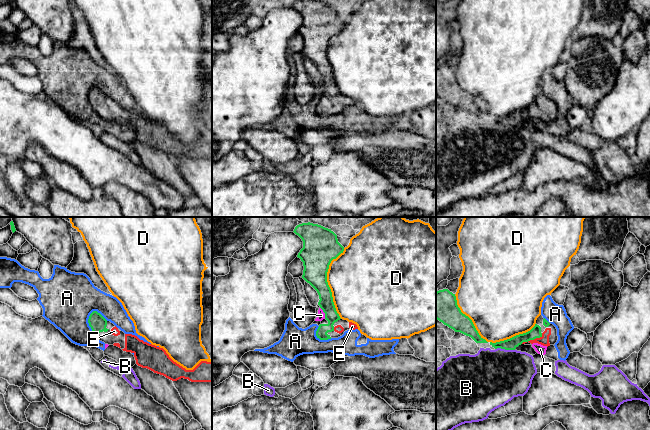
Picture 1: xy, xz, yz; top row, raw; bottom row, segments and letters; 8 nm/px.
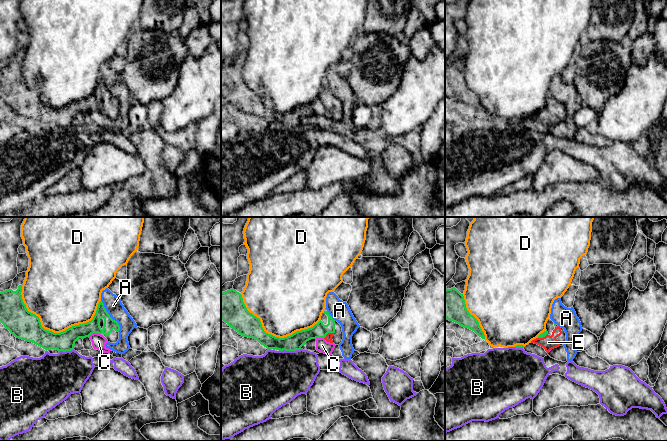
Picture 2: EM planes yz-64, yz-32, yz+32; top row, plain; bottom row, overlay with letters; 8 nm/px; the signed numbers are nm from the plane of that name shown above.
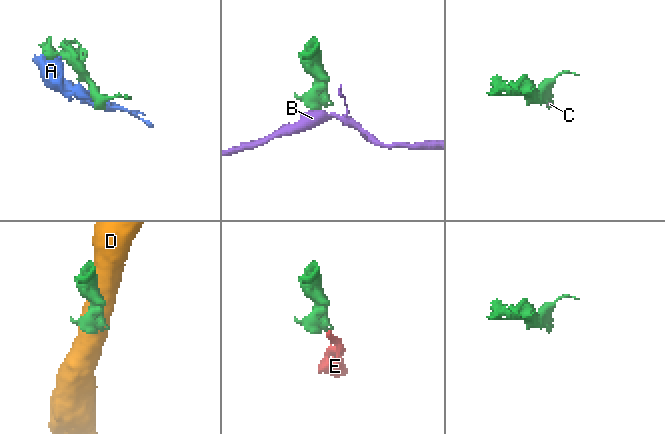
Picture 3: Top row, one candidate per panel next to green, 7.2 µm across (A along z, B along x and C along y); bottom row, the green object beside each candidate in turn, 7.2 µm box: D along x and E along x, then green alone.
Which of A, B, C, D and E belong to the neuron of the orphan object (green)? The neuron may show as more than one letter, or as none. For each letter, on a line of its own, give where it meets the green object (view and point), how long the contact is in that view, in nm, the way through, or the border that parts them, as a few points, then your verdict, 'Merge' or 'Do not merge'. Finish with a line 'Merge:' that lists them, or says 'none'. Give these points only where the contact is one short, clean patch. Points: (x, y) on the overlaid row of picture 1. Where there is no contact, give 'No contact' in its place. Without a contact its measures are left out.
A: Touches green at xy (88, 322). Shared border 200 nm. Do not merge
B: Touches green at yz (505, 349). Shared border 160 nm. Boundary: yz (495, 348), (514, 350). Do not merge
C: Touches green at xz (324, 312). Shared border 100 nm. Boundary: xz (320, 307), (325, 318). Do not merge
D: Touches green at xz (327, 283). Shared border 550 nm. Do not merge
E: Touches green at yz (532, 339). Shared border 190 nm. Path across: yz (510, 344), (519, 339), (532, 339), (544, 340). Merge
Merge: E

